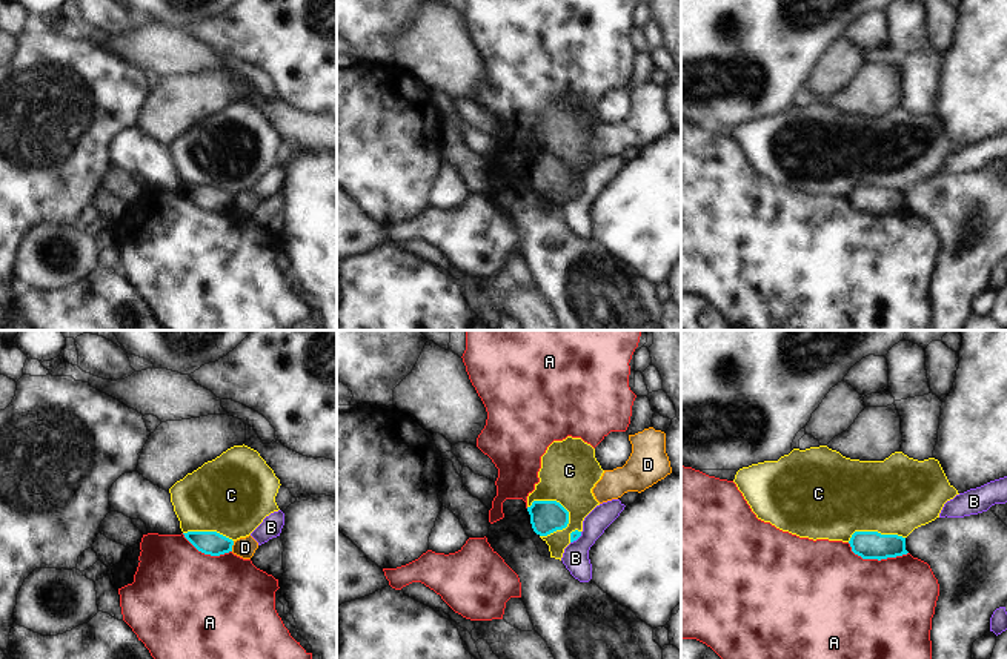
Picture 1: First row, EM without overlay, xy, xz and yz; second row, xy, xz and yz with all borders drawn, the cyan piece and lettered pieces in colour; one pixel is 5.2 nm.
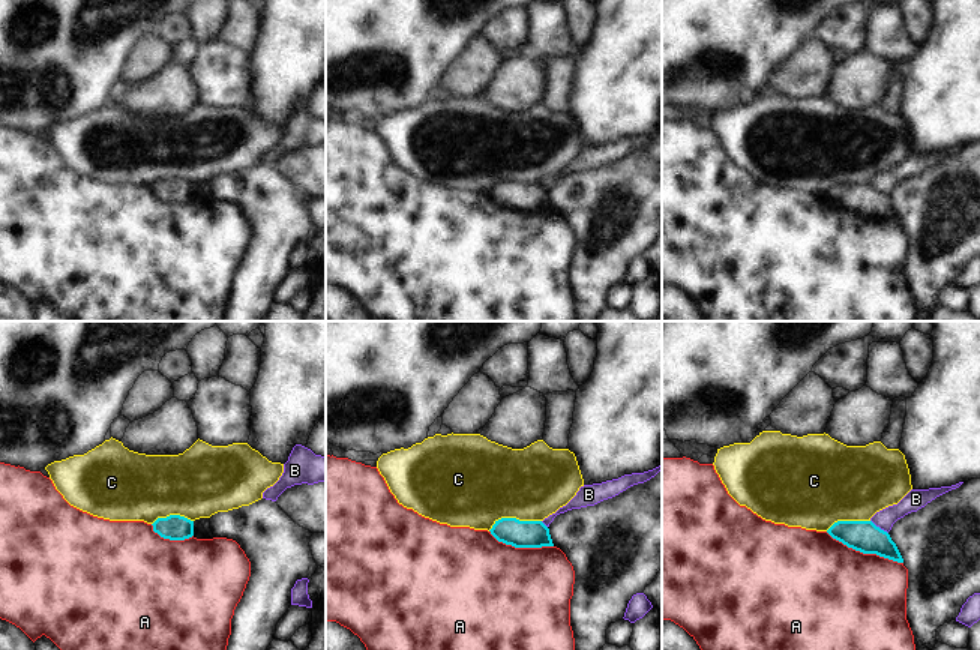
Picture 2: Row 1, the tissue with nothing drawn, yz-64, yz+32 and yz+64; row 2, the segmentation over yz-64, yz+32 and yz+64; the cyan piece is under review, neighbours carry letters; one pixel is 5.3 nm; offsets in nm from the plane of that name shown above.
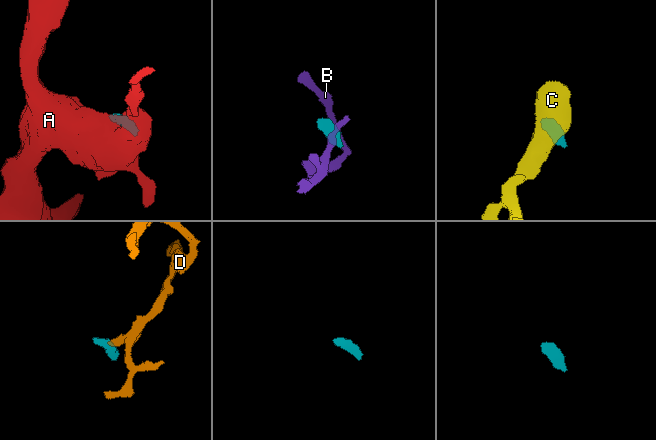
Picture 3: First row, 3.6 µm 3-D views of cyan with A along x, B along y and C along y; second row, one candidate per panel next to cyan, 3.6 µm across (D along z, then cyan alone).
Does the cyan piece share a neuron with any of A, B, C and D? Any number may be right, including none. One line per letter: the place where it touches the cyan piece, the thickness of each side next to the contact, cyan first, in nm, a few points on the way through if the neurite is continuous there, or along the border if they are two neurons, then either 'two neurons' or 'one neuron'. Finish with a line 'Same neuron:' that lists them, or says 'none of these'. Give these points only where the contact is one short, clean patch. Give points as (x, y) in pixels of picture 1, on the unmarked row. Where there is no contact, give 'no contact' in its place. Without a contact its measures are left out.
A: contact yz (877, 214); calibres 140 and 480 nm; two neurons
B: contact xz (577, 194); calibres 50 and 140 nm; border xz (581, 188), (571, 198); two neurons
C: contact xz (554, 157); calibres 180 and 300 nm; border xz (528, 162), (534, 157), (557, 157), (568, 168), (569, 178); two neurons
D: contact xy (232, 200); calibres 130 and 110 nm; border xy (234, 197), (231, 206); two neurons
Same neuron: none of these

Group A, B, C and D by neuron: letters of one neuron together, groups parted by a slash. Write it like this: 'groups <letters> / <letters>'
groups A / B / C / D

